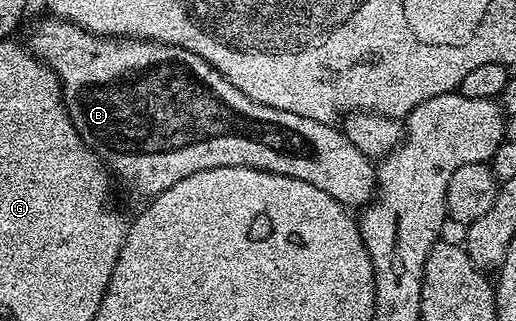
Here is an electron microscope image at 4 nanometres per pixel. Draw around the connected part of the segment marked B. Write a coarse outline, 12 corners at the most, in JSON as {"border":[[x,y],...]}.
{"border":[[41,21],[83,143],[144,199],[215,167],[346,207],[374,162],[195,51]]}

